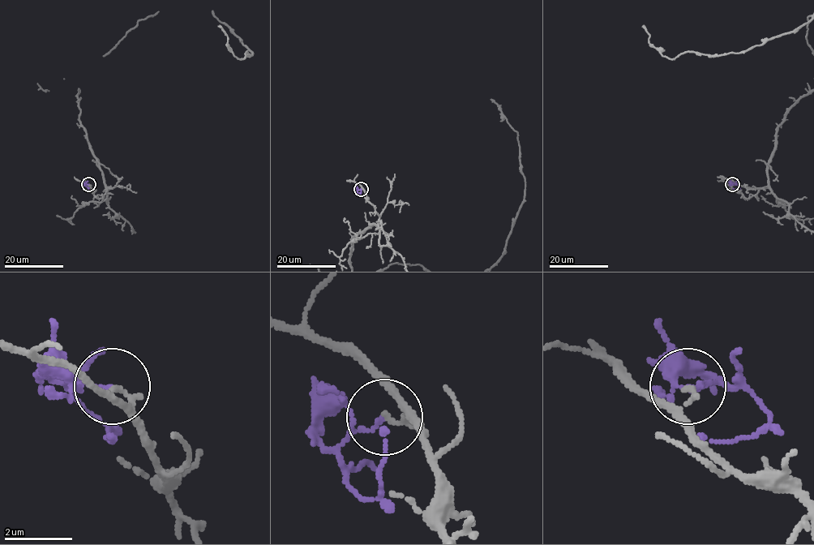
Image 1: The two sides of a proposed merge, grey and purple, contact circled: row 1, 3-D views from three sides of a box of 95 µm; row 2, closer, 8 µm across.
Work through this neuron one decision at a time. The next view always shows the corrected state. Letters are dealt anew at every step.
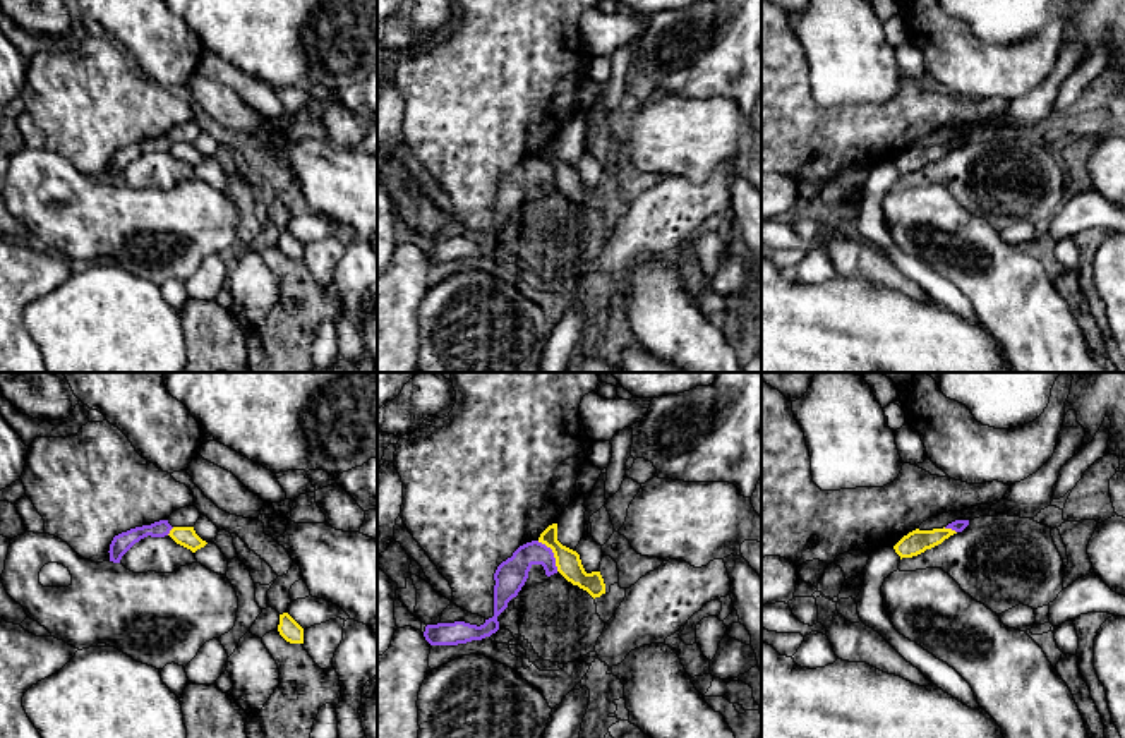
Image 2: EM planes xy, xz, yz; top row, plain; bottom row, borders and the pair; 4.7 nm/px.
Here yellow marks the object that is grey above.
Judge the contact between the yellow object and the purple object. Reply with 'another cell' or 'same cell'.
another cell

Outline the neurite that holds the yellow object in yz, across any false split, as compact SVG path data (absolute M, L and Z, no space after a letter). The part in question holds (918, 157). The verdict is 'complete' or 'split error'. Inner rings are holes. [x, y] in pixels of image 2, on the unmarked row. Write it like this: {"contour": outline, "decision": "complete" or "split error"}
{"contour": "M933 144L933 146L912 146L907 151L904 151L895 161L895 168L902 173L912 173L926 165L931 165L938 160L942 160L950 151L957 149L952 144Z", "decision": "complete"}

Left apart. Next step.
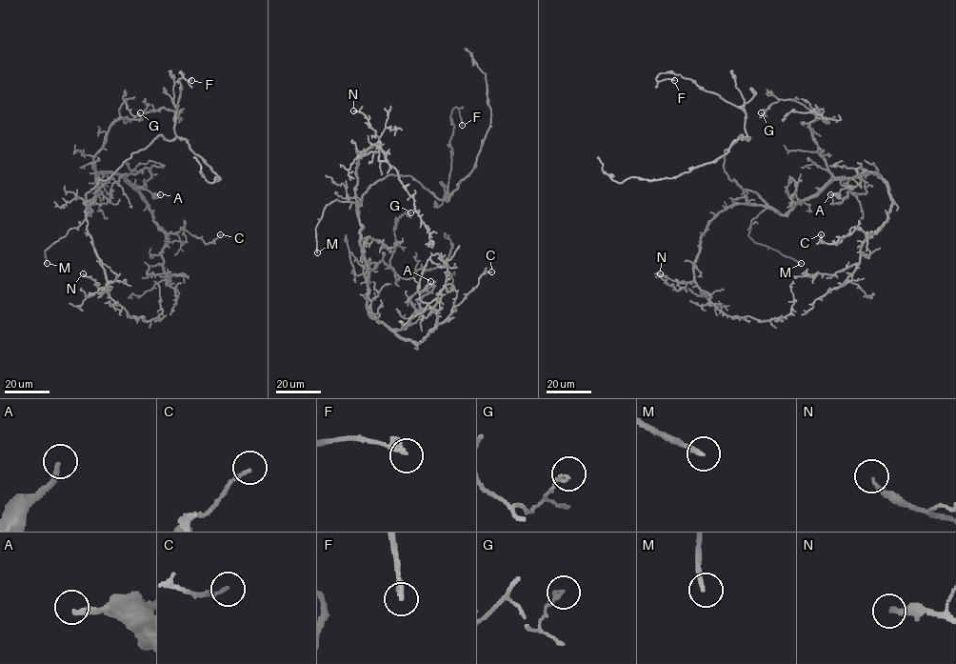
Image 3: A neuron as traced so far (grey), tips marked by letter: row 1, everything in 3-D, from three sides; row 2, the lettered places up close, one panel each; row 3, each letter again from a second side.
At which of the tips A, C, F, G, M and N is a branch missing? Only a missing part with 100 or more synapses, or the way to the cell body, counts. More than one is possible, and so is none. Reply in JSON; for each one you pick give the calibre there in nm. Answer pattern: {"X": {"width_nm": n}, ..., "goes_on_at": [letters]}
{"M": {"width_nm": 200}, "goes_on_at": ["M"]}

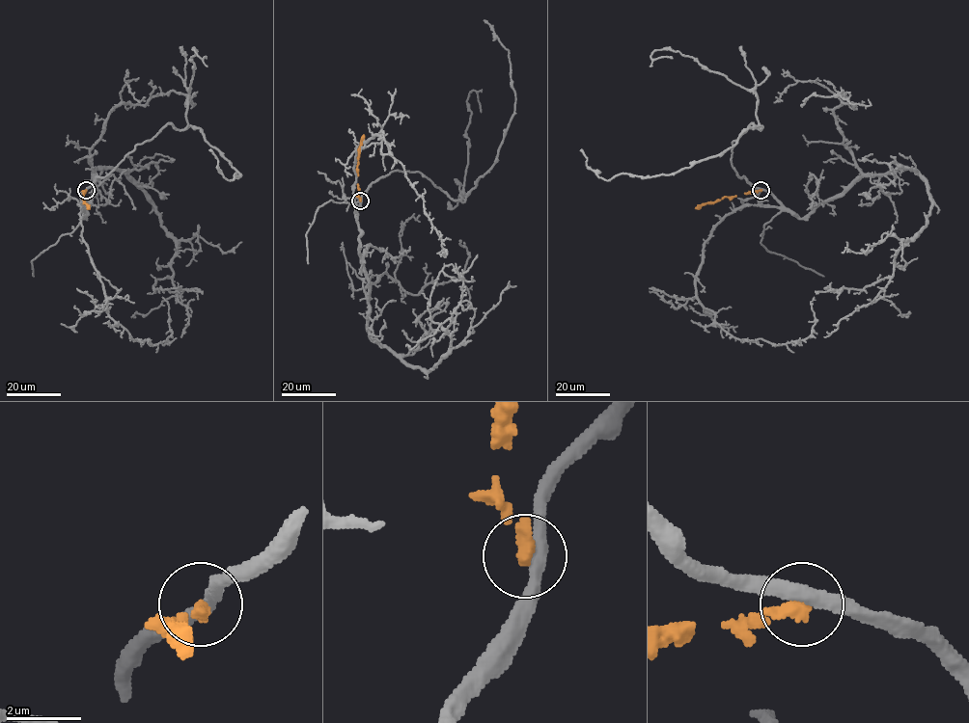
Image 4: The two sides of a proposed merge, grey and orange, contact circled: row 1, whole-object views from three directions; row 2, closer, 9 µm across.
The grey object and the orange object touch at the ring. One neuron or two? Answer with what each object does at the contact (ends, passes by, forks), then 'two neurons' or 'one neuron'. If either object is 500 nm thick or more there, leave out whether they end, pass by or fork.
grey passes by; orange ends; two neurons

